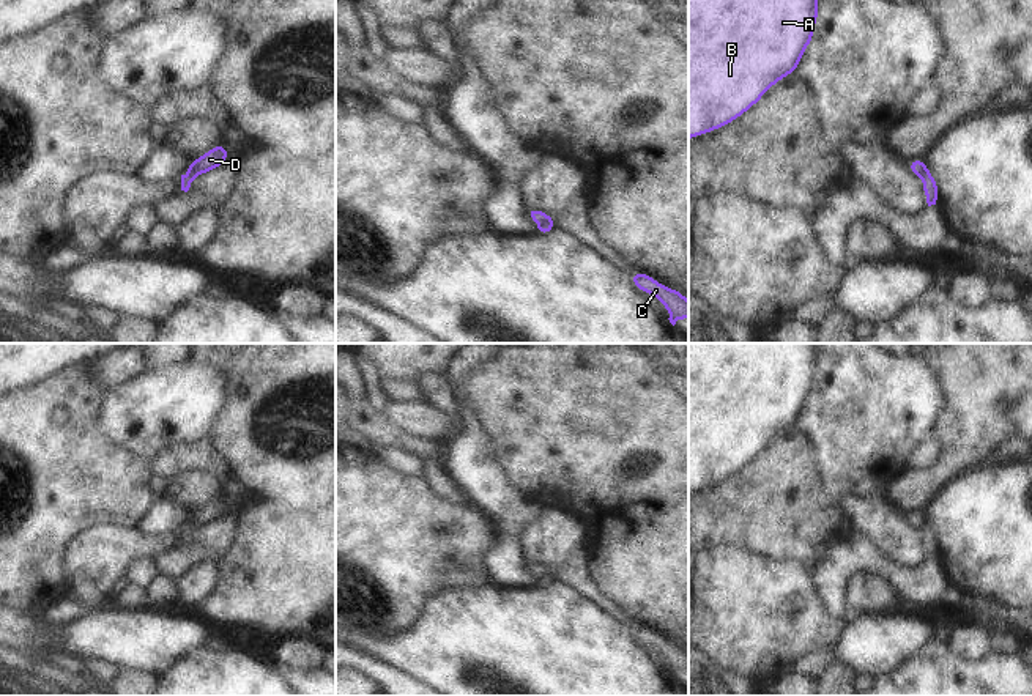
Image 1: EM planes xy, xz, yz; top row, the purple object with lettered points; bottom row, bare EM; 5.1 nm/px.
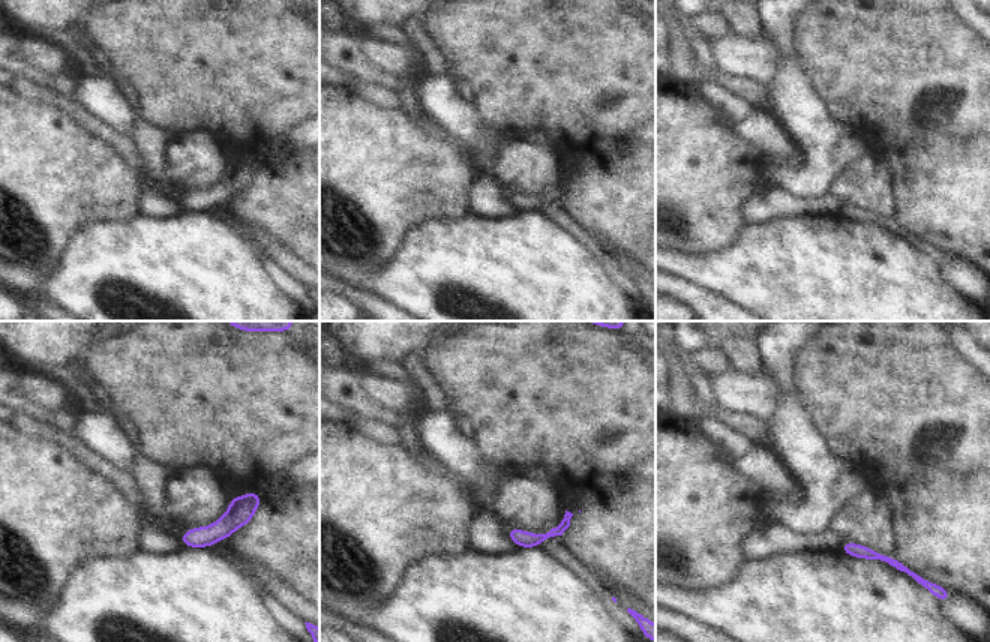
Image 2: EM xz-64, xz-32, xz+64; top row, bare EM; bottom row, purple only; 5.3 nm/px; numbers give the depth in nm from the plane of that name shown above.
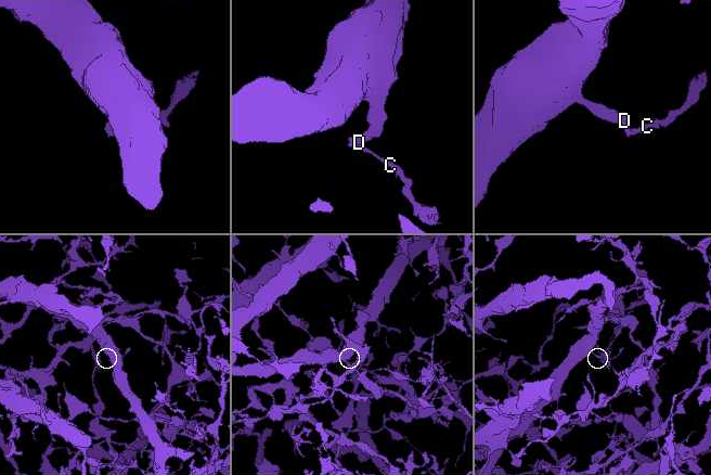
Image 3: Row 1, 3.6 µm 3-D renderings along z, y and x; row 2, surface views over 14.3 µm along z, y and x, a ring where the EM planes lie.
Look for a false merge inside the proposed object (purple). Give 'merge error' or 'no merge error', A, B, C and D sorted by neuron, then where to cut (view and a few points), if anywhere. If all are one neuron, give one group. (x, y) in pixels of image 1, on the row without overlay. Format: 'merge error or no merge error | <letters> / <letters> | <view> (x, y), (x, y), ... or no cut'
merge error | A B D / C | xz (539, 575), (549, 575), (553, 580)

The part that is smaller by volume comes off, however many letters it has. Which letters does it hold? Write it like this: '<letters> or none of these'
C

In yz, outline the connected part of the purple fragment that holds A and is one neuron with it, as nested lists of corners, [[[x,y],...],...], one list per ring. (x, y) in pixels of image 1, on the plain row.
[[[689,343],[689,493],[715,483],[753,460],[785,428],[796,425],[813,392],[819,343]]]

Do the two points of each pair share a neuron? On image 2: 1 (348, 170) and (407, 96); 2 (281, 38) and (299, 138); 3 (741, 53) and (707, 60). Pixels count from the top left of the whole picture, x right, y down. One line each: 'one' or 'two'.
1: two
2: two
3: two

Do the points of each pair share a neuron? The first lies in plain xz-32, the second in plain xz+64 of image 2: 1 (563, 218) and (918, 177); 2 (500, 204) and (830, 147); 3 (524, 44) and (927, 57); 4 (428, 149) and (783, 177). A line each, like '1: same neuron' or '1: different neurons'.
1: different neurons
2: same neuron
3: same neuron
4: different neurons

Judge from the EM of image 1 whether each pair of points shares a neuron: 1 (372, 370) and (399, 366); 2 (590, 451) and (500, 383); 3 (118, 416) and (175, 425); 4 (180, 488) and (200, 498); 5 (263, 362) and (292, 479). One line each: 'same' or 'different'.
1: different
2: same
3: same
4: same
5: same

